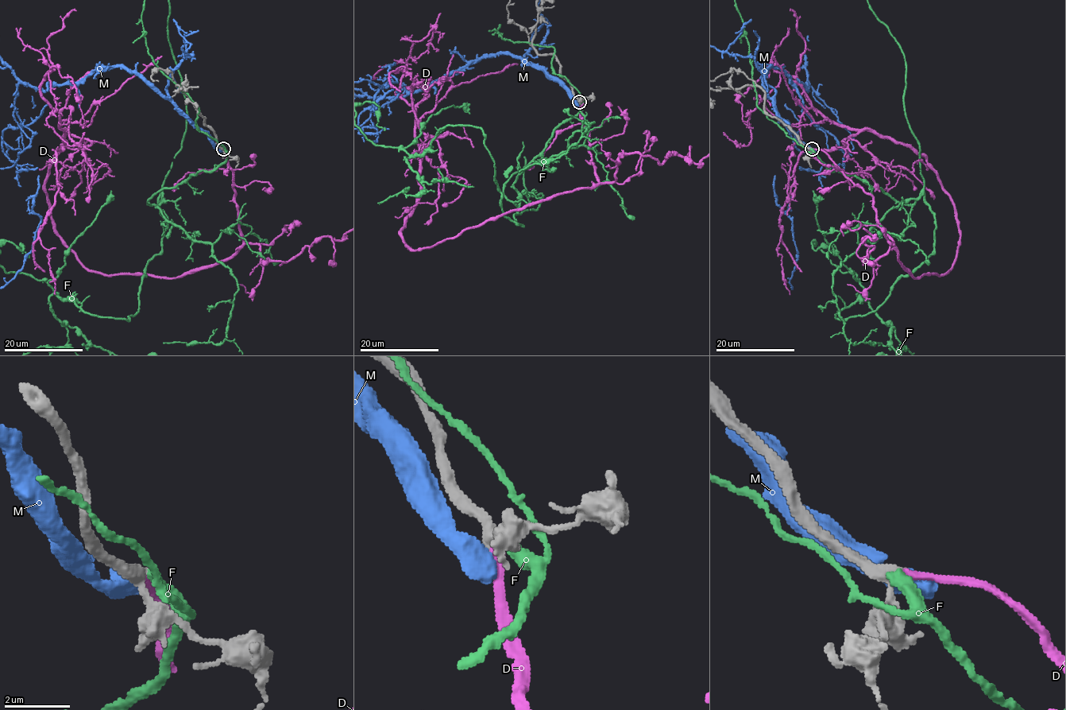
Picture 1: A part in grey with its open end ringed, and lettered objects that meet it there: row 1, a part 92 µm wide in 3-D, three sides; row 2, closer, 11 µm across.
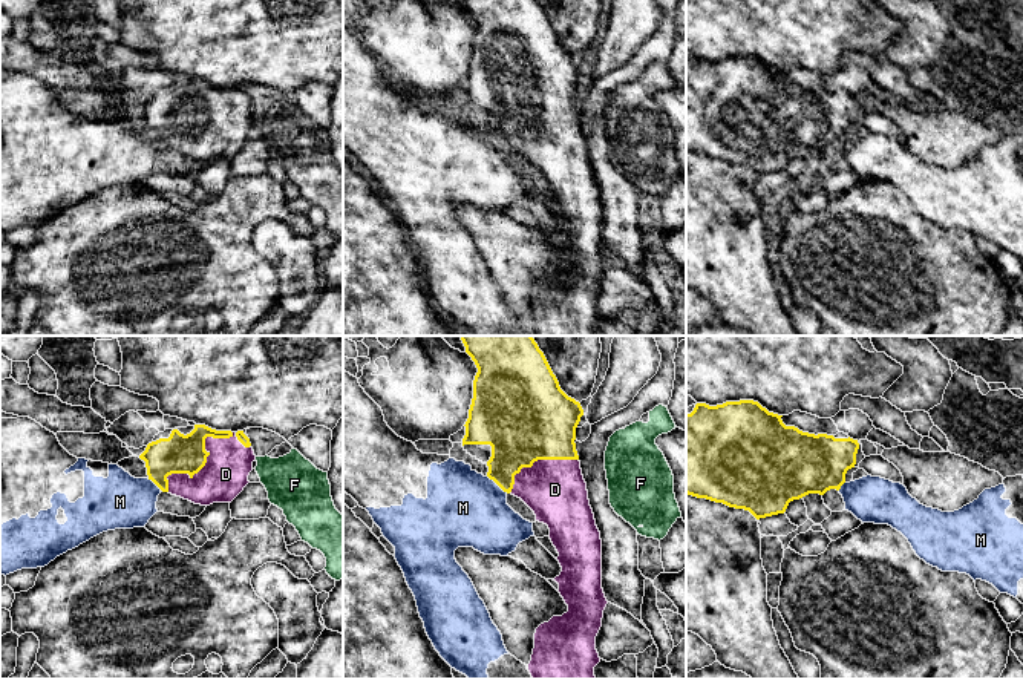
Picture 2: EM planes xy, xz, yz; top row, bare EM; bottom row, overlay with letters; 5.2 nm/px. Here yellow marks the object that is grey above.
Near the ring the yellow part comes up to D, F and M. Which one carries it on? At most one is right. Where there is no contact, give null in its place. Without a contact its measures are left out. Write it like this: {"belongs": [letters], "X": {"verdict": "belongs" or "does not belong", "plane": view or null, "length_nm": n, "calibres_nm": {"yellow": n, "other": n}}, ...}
{"belongs": ["D"], "D": {"verdict": "belongs", "plane": "xy", "length_nm": 500, "calibres_nm": {"yellow": 200, "other": 240}}, "F": {"verdict": "does not belong", "plane": null}, "M": {"verdict": "does not belong", "plane": "xz", "length_nm": 140, "calibres_nm": {"yellow": 280, "other": 400}}}

